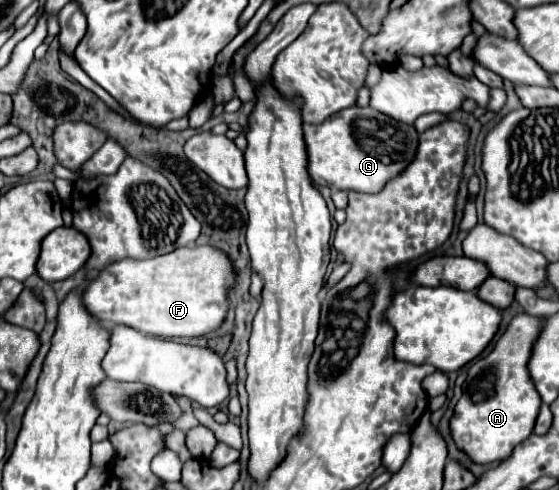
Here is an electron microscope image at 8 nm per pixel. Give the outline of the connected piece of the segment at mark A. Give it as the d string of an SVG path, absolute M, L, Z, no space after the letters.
M516 315L506 333L498 339L494 351L476 359L468 369L464 395L454 407L450 419L450 435L456 447L476 465L490 465L508 459L514 447L526 441L534 429L542 401L530 381L526 363L540 329L542 323L538 317Z

